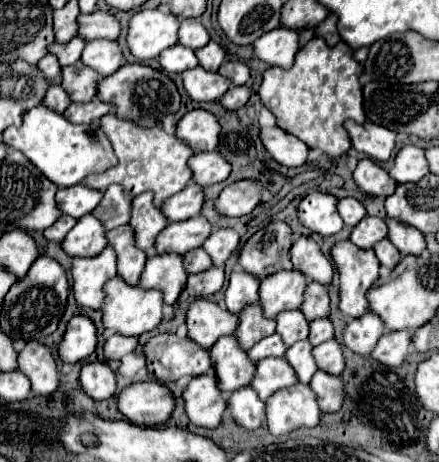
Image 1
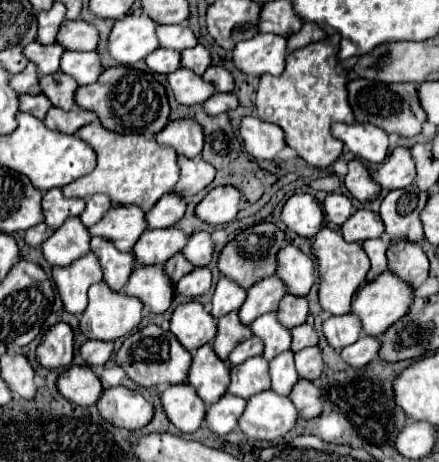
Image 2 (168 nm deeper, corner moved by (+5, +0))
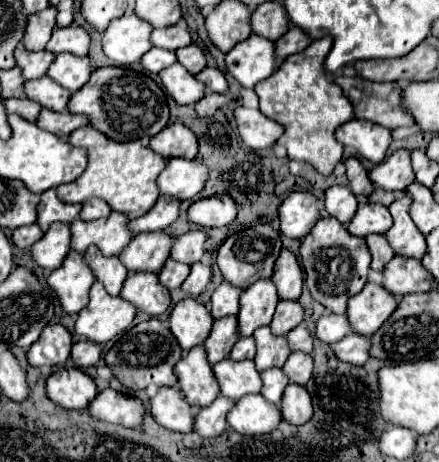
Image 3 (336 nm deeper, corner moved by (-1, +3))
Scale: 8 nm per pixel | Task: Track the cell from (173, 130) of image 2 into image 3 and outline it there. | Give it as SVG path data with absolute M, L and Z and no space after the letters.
M174 123L164 127L156 137L152 137L150 147L164 159L172 157L194 159L198 153L198 139L188 127L184 127L182 123Z

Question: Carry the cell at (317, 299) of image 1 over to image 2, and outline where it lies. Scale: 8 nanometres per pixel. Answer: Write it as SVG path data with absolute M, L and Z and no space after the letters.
M286 294L280 308L278 308L278 316L280 316L282 324L286 324L286 328L294 328L296 324L304 324L308 318L308 300L302 296Z

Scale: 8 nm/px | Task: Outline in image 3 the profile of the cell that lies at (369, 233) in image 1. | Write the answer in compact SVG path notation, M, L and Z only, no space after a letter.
M368 203L356 211L354 219L348 225L348 231L356 237L366 237L370 233L386 233L390 225L392 225L392 215L388 207L380 203Z

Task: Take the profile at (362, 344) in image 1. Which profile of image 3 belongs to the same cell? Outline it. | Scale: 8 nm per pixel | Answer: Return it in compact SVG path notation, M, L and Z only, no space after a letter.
M328 313L328 315L322 315L318 319L314 337L330 345L330 343L340 341L340 337L344 337L348 331L350 331L350 325L348 325L348 319L344 315Z

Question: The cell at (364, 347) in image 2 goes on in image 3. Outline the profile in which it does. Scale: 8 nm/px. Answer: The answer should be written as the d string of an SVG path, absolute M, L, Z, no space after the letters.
M348 333L344 339L340 339L338 343L330 345L334 355L340 357L340 361L352 363L352 365L364 365L364 361L368 361L370 353L370 339L360 337L356 333Z

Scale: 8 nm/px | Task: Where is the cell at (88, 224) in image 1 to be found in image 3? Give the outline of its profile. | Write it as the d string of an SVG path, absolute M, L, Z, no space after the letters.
M52 223L42 239L30 247L30 251L32 259L42 269L56 269L70 251L70 227L66 223Z

